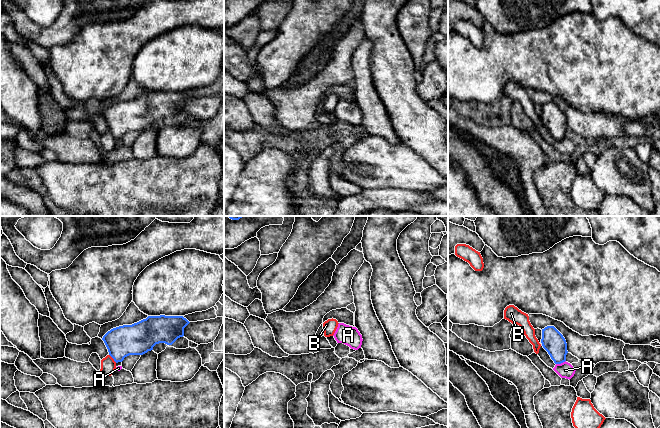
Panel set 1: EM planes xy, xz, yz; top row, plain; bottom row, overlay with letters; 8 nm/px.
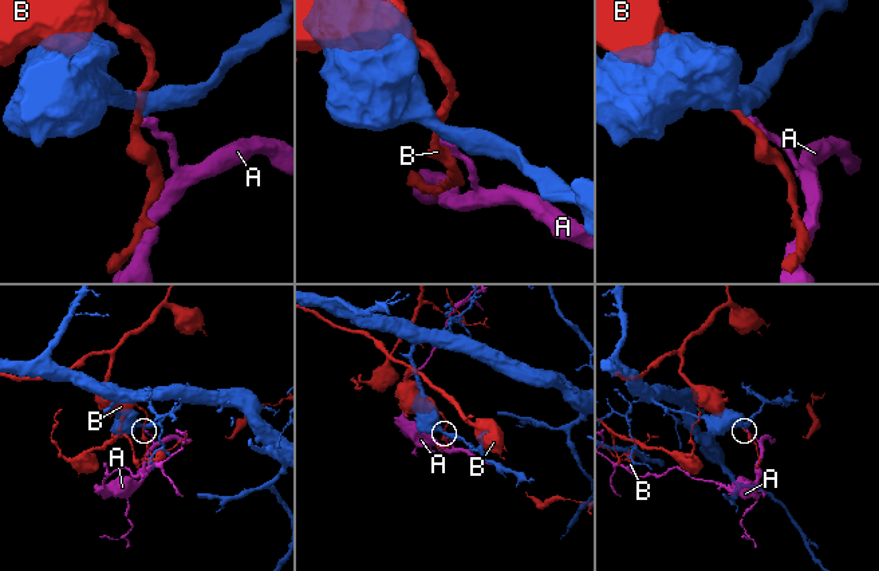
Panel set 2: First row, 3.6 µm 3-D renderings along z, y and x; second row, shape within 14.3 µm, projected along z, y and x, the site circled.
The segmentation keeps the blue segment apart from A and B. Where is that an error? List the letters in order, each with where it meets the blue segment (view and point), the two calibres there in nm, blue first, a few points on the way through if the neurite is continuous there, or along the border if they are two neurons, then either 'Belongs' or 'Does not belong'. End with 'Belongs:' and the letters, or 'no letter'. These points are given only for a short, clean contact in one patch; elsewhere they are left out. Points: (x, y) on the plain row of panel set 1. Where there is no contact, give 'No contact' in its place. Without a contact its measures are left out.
A: Touches blue at yz (560, 139). Thickness 180 nm (blue) against 130 nm. Boundary: yz (565, 136), (556, 140). Does not belong
B: Touches blue at xy (112, 133). Thickness 260 nm (blue) against 120 nm. Does not belong
Belongs: no letter

